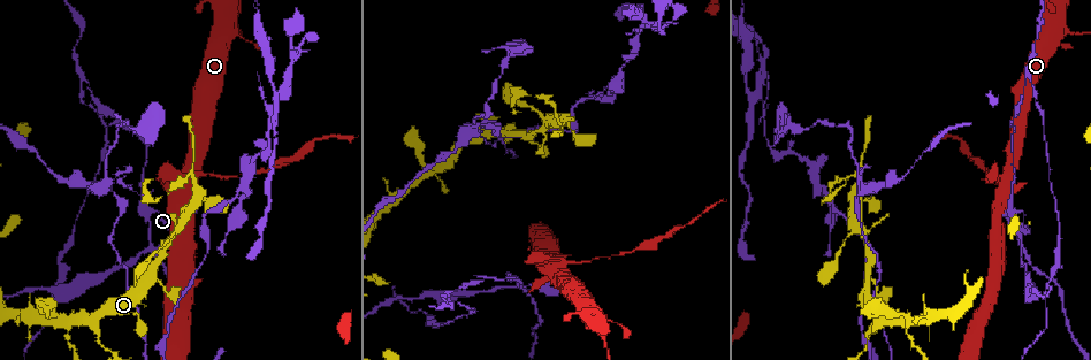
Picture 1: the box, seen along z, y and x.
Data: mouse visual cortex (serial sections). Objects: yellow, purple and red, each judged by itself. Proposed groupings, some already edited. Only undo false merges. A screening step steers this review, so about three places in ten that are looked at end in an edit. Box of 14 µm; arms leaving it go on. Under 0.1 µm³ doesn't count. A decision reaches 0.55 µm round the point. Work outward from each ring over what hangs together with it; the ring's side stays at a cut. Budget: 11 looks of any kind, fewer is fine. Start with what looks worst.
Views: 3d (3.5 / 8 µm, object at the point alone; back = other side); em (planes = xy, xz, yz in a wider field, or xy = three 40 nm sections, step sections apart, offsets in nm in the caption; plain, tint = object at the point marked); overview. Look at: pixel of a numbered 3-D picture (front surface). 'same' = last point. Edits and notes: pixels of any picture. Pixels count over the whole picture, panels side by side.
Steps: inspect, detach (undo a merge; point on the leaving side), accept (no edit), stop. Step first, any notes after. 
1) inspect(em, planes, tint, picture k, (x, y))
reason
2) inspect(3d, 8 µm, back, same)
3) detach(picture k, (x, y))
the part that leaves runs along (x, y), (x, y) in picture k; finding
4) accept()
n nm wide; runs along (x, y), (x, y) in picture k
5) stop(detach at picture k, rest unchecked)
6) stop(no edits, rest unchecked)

inspect(3d, 3.5 µm, picture 1, (448, 295))
a narrow waist

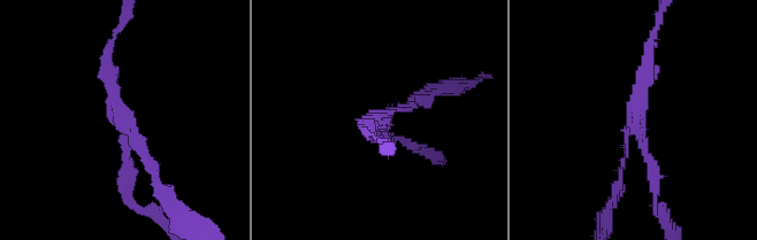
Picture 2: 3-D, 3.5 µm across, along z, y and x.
inspect(em, xy, step 2, tint, picture 2, (128, 131))

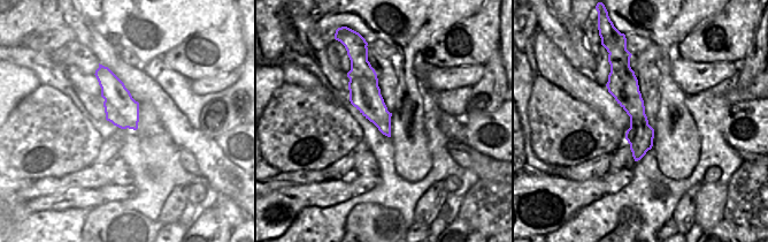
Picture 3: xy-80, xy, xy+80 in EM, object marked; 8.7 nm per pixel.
inspect(em, xy, step 3, tint, same)

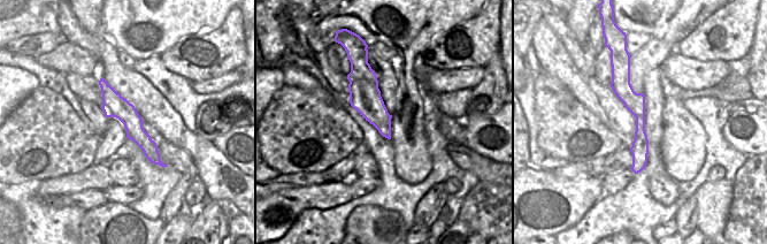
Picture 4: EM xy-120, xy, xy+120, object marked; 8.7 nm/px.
detach(picture 2, (129, 167))
3 arms; arms of 100, 150, 200 nm; the part that leaves runs along (127, 137), (127, 198), (159, 218) in picture 2; a second cell is stuck on

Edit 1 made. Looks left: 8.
inspect(3d, 8 µm, back, picture 1, (1023, 246))
a fork

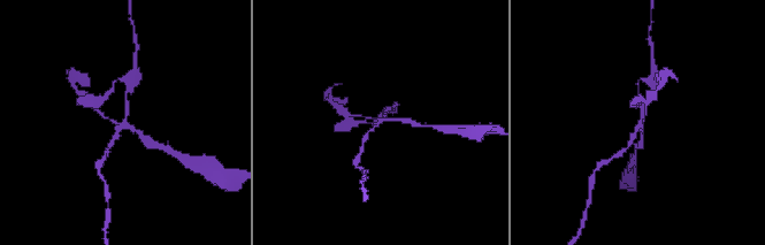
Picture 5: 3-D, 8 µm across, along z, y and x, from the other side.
inspect(em, xy, step 5, tint, picture 5, (642, 126))

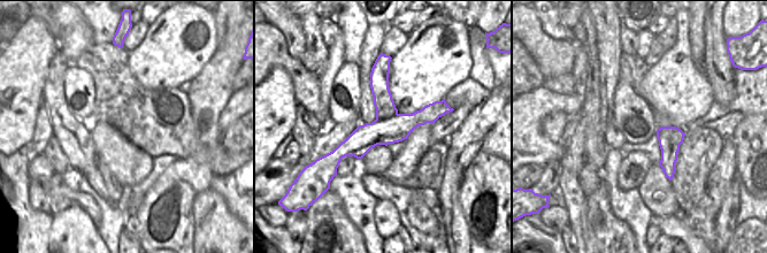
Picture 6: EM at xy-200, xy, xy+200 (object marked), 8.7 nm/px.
detach(picture 5, (337, 104))
arms of 100, 150, 150 nm; the part that leaves runs along (382, 120), (404, 119), (423, 127) in picture 5; two cells meet here

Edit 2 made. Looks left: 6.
inspect(3d, 3.5 µm, picture 1, (62, 320))
abrupt turn

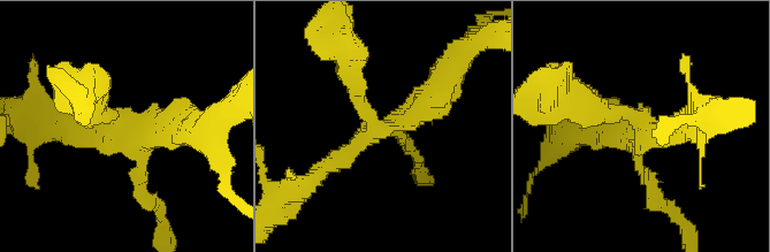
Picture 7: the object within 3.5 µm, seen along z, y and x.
inspect(em, xy, step 2, tint, picture 7, (377, 128))
4 arms; arms of 150, 250, 250, 400 nm

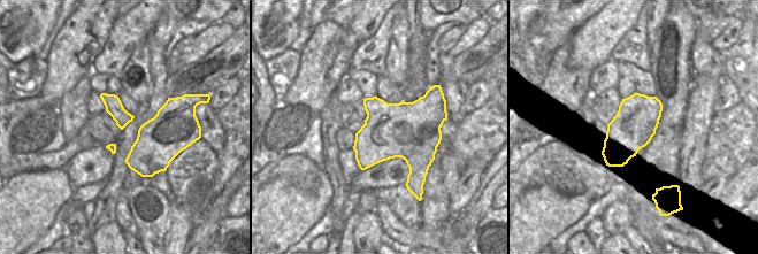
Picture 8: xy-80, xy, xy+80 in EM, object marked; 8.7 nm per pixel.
accept()
runs along (436, 91), (320, 174) in picture 7; all the same cell

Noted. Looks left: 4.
inspect(3d, 8 µm, picture 1, (867, 339))
sudden change in width

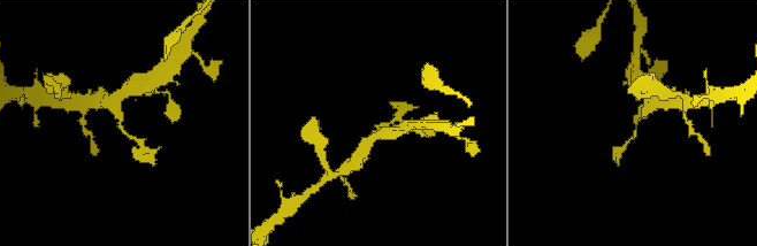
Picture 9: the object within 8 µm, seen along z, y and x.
inspect(em, xy, step 1, tint, picture 9, (379, 129))

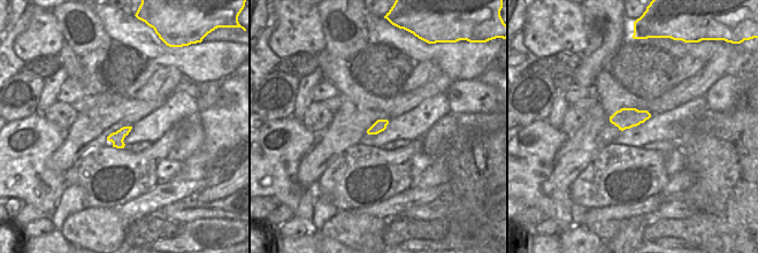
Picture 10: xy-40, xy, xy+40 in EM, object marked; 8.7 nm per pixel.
accept()
runs along (647, 97), (647, 108), (627, 144) in picture 9; one cell here

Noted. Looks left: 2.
stop(detach at picture 2, detach at picture 5, rest unchecked)

